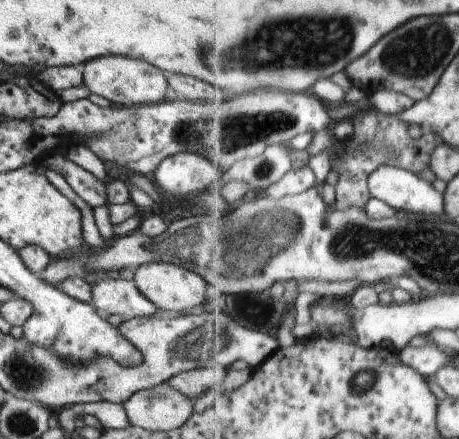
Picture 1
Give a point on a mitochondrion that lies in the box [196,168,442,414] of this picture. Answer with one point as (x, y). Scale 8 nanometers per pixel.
(359, 384)

